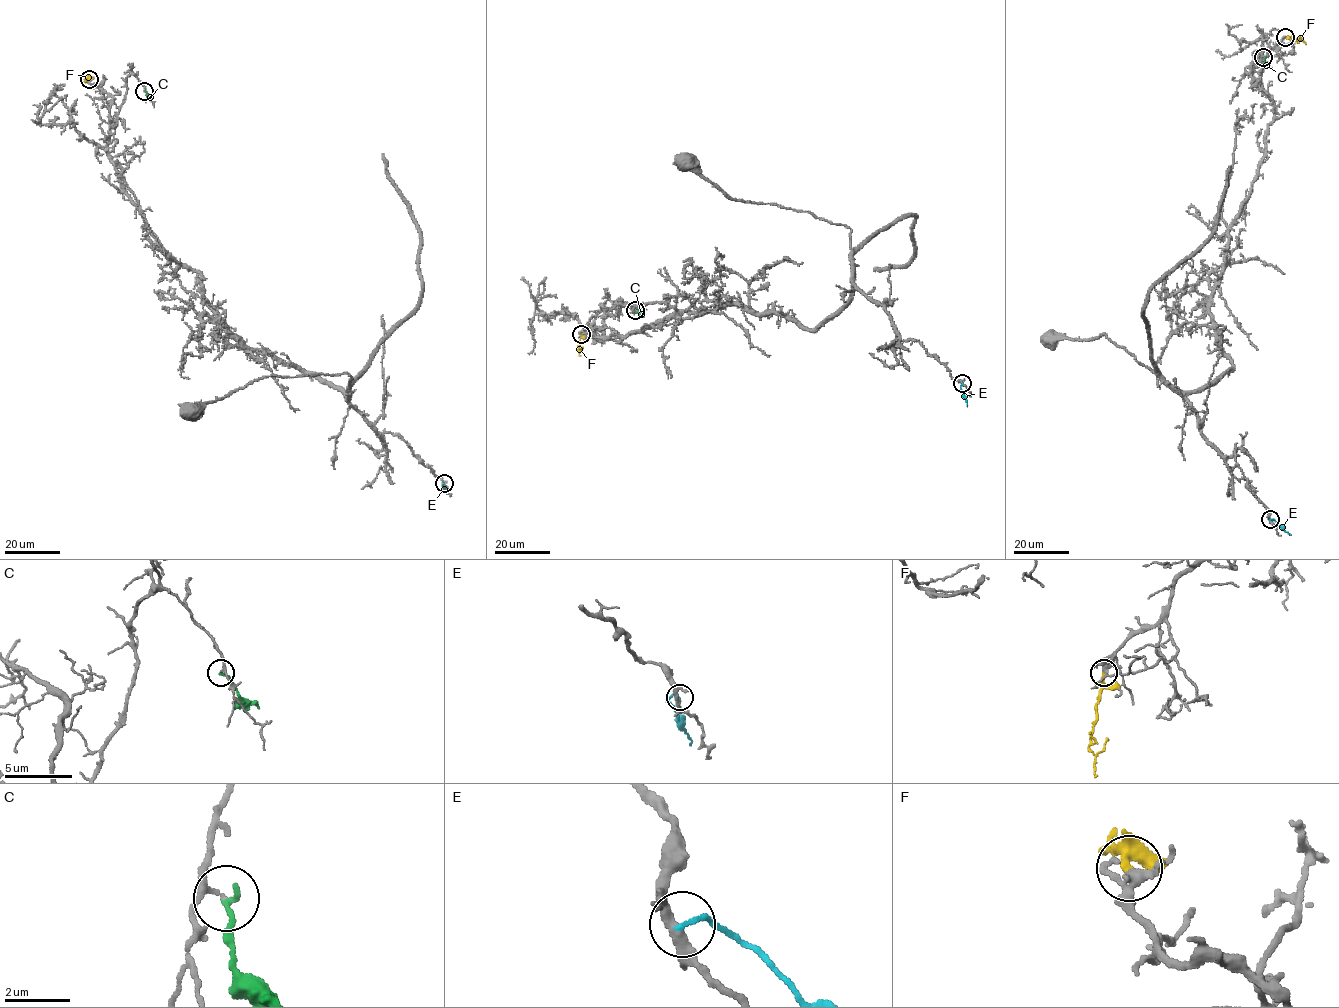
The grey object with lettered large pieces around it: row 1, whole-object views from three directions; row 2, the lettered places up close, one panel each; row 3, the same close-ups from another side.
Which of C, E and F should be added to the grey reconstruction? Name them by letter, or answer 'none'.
F

